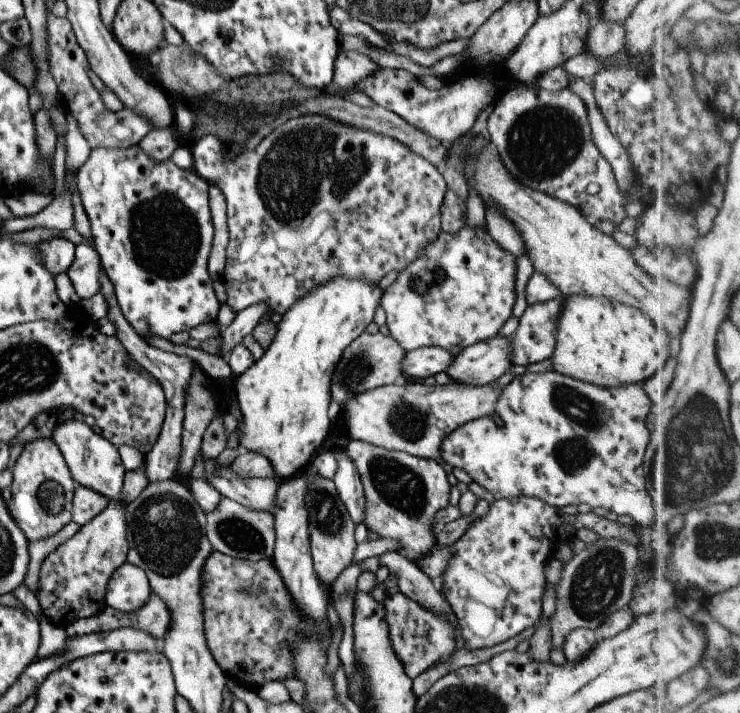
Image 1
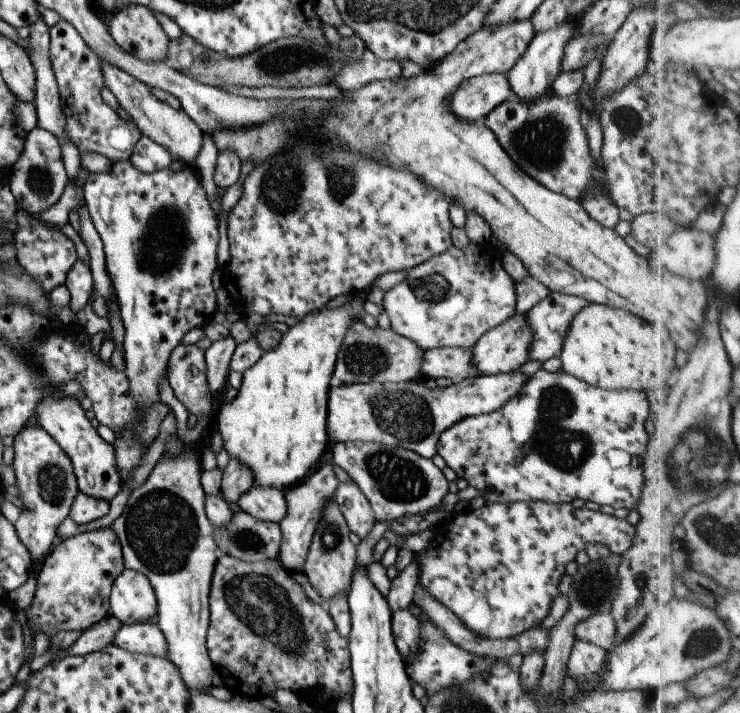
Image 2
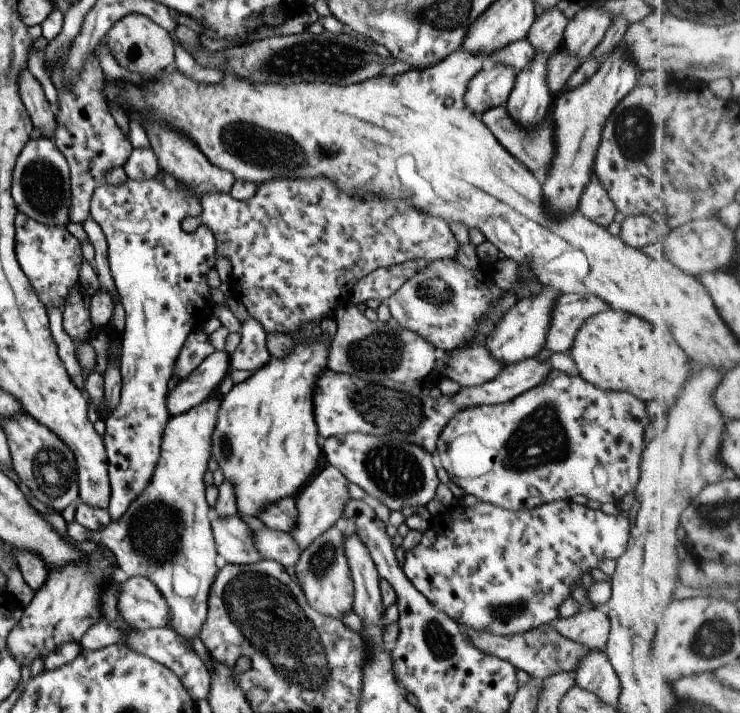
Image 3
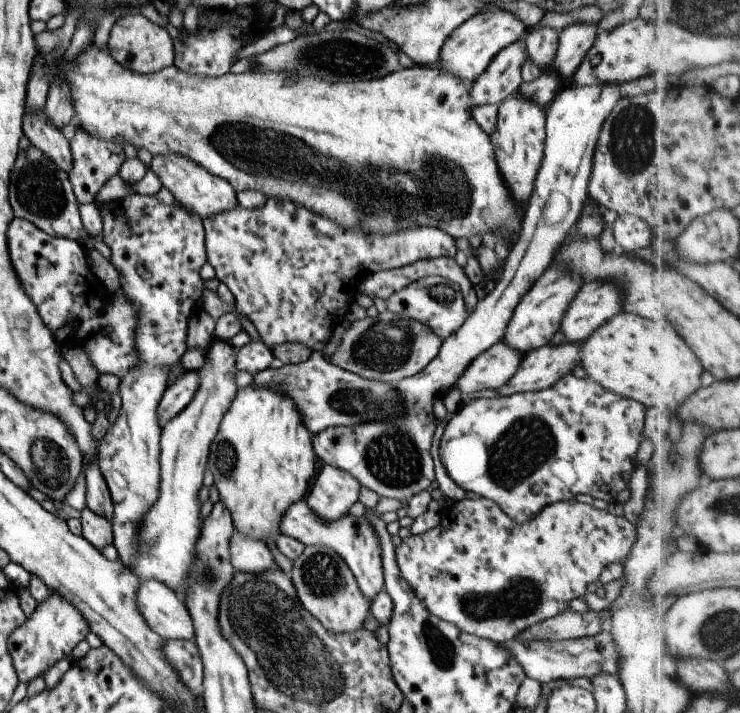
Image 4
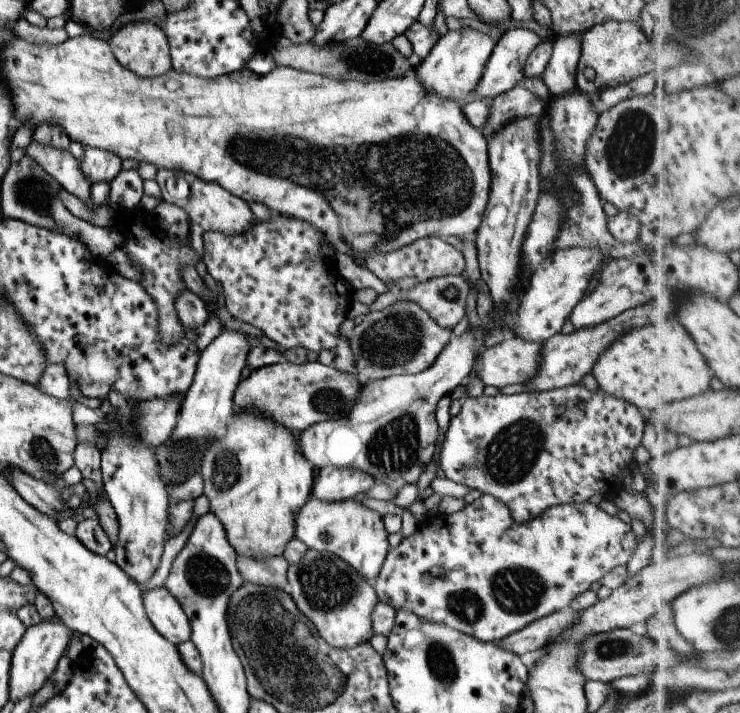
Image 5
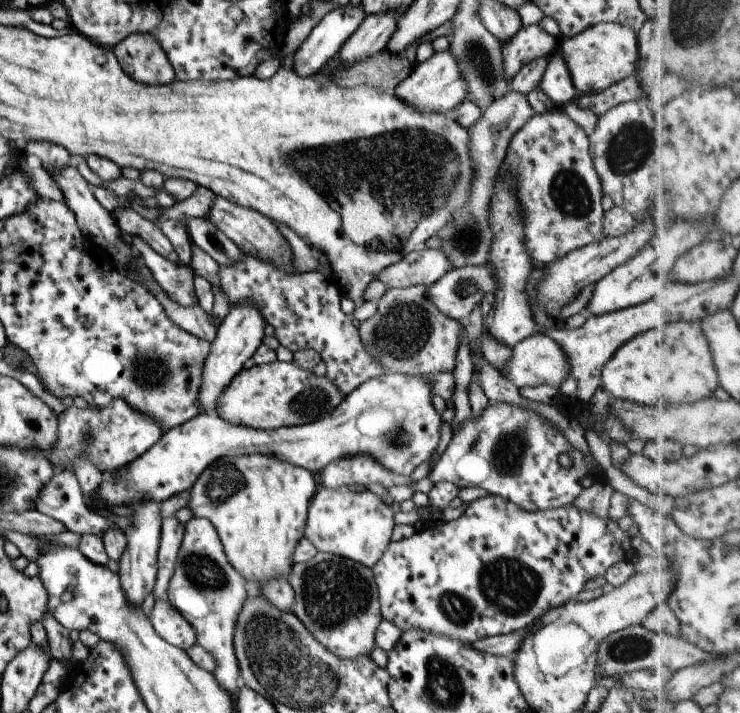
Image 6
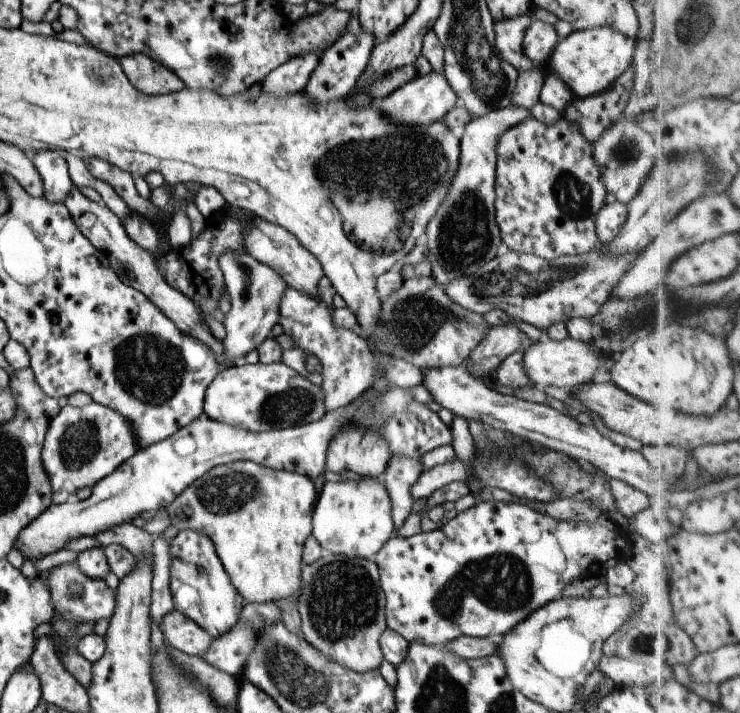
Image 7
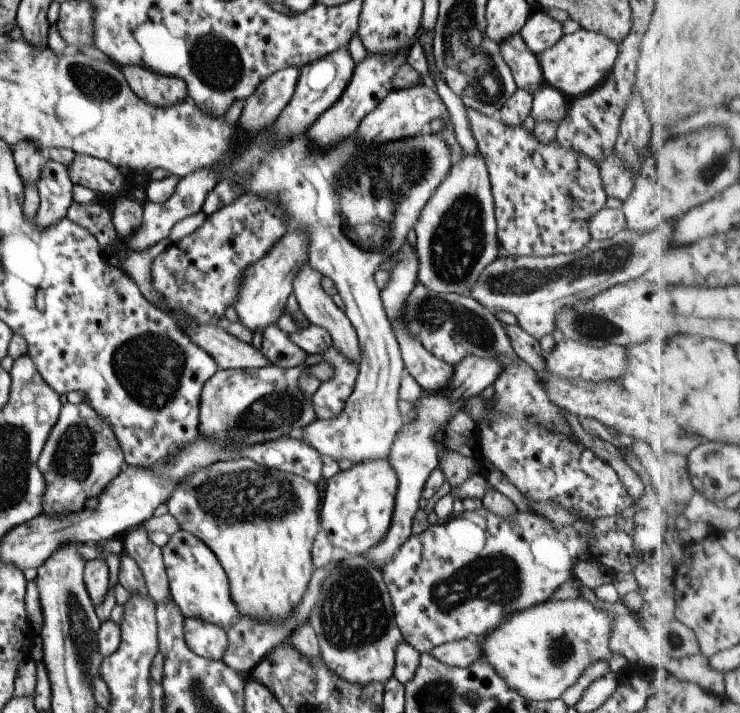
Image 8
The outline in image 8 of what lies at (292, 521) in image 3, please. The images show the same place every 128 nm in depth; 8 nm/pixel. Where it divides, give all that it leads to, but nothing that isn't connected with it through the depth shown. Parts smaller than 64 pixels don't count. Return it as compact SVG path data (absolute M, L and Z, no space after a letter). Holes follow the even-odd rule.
M388 456L352 464L347 470L340 470L325 482L323 498L320 501L319 528L327 535L333 547L344 550L347 555L363 554L384 537L391 520L397 477Z

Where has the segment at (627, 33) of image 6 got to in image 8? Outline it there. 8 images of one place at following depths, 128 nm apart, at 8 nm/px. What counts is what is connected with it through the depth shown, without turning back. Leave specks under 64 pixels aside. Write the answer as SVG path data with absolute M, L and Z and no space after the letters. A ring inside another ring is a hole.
M585 29L574 33L561 35L549 48L537 54L539 68L541 69L544 84L557 89L565 98L590 93L604 81L608 72L614 65L618 53L618 45L602 34Z

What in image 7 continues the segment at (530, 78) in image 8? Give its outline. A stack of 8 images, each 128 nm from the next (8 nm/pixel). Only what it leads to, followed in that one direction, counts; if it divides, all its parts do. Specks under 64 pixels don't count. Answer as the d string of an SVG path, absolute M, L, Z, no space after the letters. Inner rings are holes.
M528 14L502 21L493 21L493 44L496 52L518 73L524 73L536 67L522 51L522 38L530 22Z

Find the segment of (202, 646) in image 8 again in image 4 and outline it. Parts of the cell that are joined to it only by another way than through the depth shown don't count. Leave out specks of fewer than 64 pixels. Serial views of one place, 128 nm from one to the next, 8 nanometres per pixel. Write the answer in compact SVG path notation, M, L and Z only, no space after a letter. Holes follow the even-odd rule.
M153 579L138 586L136 607L149 629L162 639L193 641L194 628L185 605L174 590Z

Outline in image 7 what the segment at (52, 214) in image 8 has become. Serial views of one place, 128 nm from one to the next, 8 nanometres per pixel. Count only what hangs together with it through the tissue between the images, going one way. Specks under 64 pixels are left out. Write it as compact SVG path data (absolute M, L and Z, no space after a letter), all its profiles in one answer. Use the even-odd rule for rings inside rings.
M57 150L31 153L30 159L43 185L43 198L48 203L62 203L73 186L67 165Z

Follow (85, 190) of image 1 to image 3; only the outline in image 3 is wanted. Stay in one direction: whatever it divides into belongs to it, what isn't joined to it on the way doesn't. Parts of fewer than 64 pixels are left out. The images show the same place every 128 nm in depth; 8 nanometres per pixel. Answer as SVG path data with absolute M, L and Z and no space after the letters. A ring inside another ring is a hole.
M155 178L140 181L126 179L126 181L119 186L111 186L103 182L93 191L92 197L90 198L88 216L99 225L99 228L101 228L102 233L104 234L108 267L112 279L114 280L114 288L118 294L120 303L124 308L124 330L120 334L119 342L121 344L121 348L120 355L118 356L120 360L119 372L121 379L119 402L114 410L109 413L105 419L103 419L105 430L101 437L107 459L107 474L110 488L110 497L106 511L111 517L111 523L117 522L119 518L123 516L123 513L127 510L127 507L131 504L131 501L134 501L135 498L137 498L139 494L146 489L147 483L150 481L154 466L156 465L159 456L162 430L164 429L167 419L170 417L166 410L165 399L166 394L168 393L167 382L169 382L169 378L172 376L175 359L177 358L178 352L181 350L187 335L192 331L192 329L199 328L201 322L213 314L215 304L209 298L209 287L207 286L206 281L207 272L209 272L210 268L213 268L213 263L216 259L213 235L203 223L197 226L193 232L184 232L181 229L181 220L183 220L183 218L189 218L189 216L199 216L202 211L201 205L202 204L199 199L194 197L183 186L177 185L172 190L165 190L162 182Z

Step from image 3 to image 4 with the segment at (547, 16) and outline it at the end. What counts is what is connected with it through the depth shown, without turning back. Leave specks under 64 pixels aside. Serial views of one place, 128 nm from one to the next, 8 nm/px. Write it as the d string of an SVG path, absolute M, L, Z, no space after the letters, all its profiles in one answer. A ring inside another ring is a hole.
M538 27L529 29L524 37L524 49L528 59L536 64L541 70L549 68L557 48L557 29Z

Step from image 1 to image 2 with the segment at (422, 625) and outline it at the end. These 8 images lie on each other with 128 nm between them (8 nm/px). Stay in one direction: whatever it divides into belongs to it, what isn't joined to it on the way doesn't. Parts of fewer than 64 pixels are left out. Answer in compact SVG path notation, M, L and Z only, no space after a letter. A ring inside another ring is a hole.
M408 608L401 609L391 613L390 623L395 646L405 662L419 644L418 618Z

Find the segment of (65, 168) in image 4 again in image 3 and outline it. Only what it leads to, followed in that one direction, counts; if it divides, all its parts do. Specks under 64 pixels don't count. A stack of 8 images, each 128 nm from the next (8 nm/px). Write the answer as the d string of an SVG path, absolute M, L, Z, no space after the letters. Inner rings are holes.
M26 68L18 76L18 95L26 108L32 126L39 130L41 136L55 142L56 120L49 108L50 104L43 96L41 85Z

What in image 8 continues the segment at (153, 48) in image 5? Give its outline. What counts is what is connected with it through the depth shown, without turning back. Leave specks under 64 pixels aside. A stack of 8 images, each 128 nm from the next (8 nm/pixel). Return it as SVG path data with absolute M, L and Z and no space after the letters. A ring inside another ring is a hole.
M129 64L120 71L131 92L147 104L171 106L187 97L185 83L180 78L154 73L141 64Z

